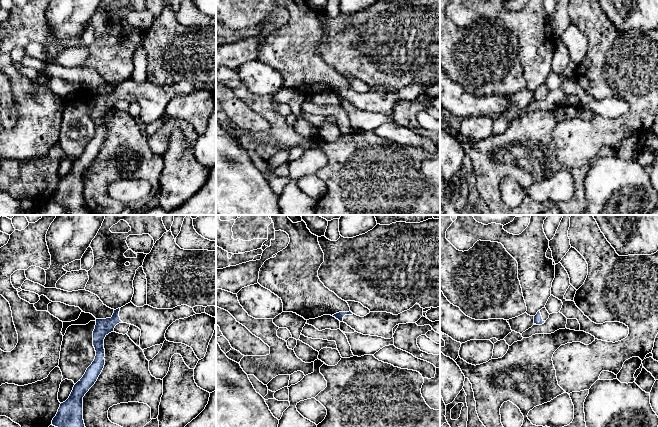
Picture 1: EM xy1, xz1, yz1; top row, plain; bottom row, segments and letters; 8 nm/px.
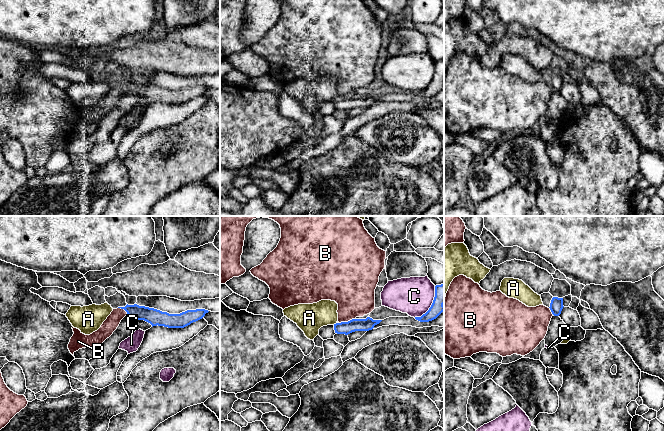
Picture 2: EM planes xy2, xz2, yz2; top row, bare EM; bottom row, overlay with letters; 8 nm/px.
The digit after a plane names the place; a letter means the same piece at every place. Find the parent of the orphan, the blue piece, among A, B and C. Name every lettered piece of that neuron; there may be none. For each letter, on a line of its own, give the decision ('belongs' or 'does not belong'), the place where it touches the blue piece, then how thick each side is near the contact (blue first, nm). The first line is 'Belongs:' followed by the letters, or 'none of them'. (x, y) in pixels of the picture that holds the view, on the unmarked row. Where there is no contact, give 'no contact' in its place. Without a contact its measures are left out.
Belongs: none of them
A: does not belong; meets blue in xz2 at (334, 100); 100 nm thick on the blue side, 220 nm on the other
B: does not belong; meets blue in xz2 at (346, 98); 100 nm thick on the blue side, 340 nm on the other
C: does not belong; meets blue in xz2 at (431, 81); 140 nm thick on the blue side, 300 nm on the other

